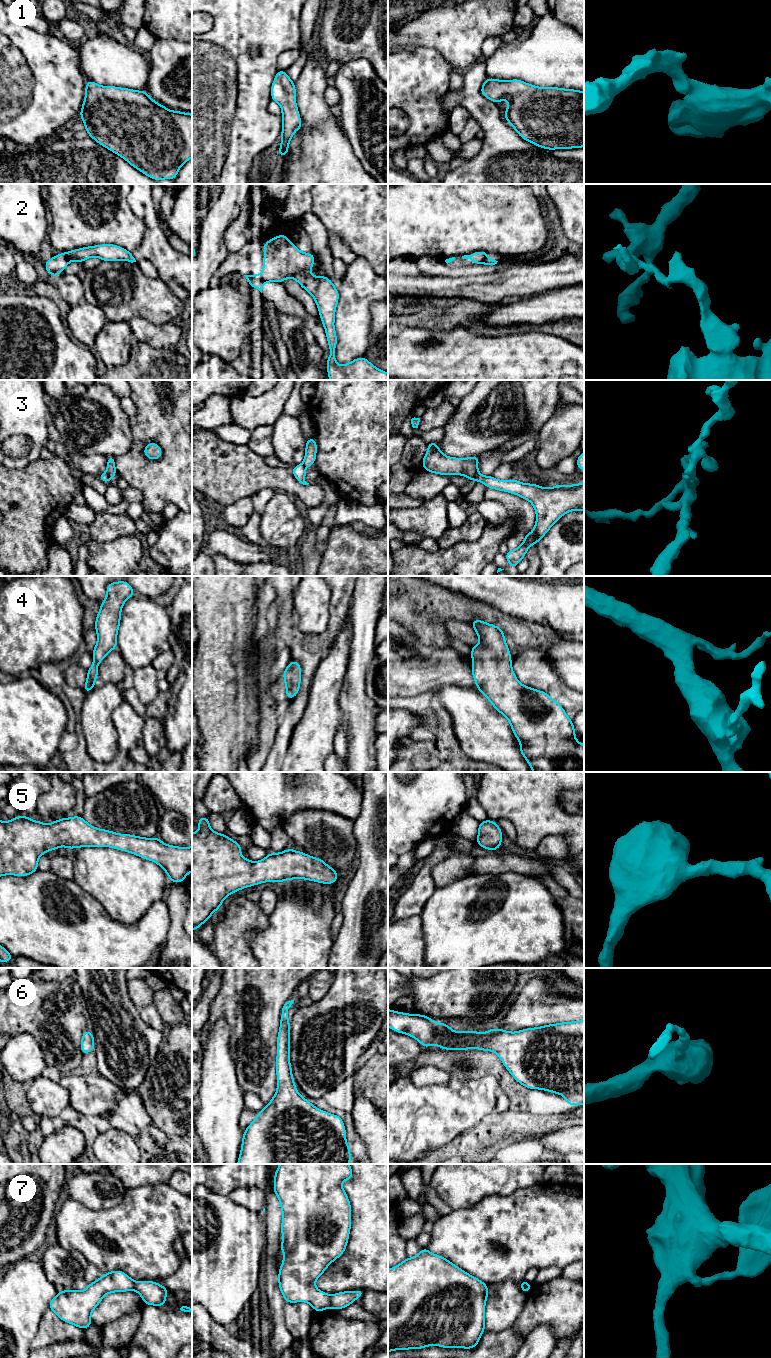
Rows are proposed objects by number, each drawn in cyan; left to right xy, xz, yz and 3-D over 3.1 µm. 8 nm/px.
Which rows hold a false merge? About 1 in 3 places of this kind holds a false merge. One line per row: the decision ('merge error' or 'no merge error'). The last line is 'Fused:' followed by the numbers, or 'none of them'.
1: no merge error
2: merge error
3: merge error
4: no merge error
5: no merge error
6: no merge error
7: merge error
Fused: 2, 3, 7

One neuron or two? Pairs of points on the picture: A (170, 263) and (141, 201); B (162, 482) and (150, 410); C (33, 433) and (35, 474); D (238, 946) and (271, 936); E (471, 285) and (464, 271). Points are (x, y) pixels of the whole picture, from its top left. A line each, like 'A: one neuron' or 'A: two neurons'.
A: one neuron
B: one neuron
C: two neurons
D: two neurons
E: two neurons

